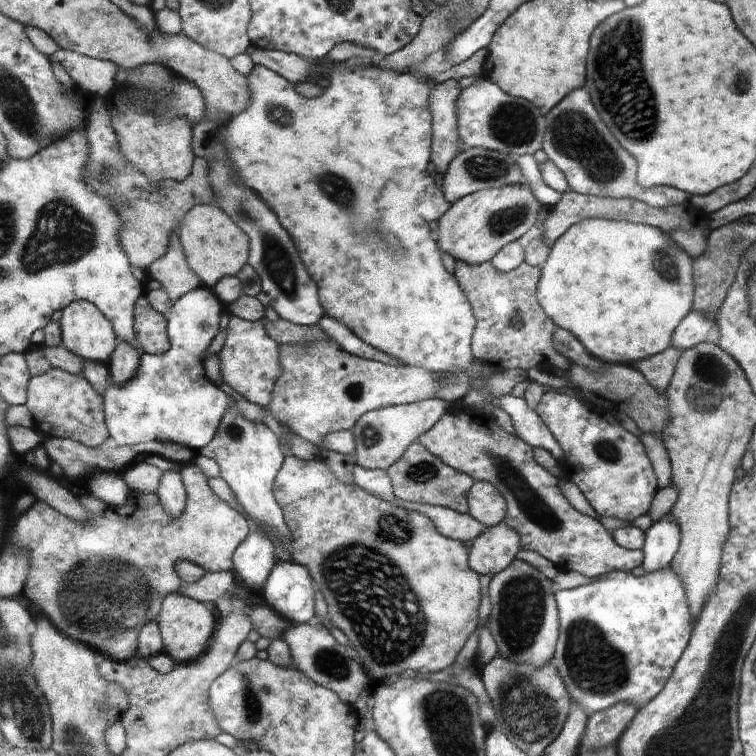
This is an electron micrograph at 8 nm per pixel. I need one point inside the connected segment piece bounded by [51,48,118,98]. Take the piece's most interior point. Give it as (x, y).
(96, 77)

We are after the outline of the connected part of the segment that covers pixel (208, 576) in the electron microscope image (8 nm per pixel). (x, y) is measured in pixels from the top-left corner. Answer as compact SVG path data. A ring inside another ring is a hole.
M232 570L217 573L208 571L197 583L186 585L182 582L181 590L186 596L201 603L215 604L220 596L228 592L232 593L237 585L236 576Z

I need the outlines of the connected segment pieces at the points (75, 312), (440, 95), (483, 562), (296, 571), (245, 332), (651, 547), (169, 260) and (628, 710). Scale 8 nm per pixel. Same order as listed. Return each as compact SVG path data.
M77 300L63 310L64 345L86 361L108 365L118 346L114 325L87 300Z
M448 79L433 89L429 109L433 114L433 159L436 171L446 171L450 162L464 150L459 143L456 122L456 99L461 86L456 79Z
M498 523L474 540L469 567L480 576L494 576L510 567L520 550L519 532L510 525Z
M290 559L276 562L259 593L263 602L268 604L274 612L288 622L292 622L292 625L299 625L316 621L314 613L315 590L314 581L306 566Z
M232 316L225 328L226 340L224 347L219 351L221 360L221 375L232 390L236 390L247 401L266 407L270 404L273 388L277 378L282 374L283 366L279 359L279 344L268 336L265 329L265 320L247 321Z
M671 512L655 520L647 530L646 543L641 548L646 573L670 565L680 541L680 527Z
M178 232L172 236L167 254L147 268L148 278L160 282L172 304L187 292L202 285L199 276L192 270L177 236Z
M619 702L606 710L590 713L580 747L597 749L616 743L638 709L635 704Z

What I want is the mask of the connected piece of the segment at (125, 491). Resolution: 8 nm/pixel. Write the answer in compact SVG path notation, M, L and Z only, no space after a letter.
M94 471L89 476L87 490L112 507L123 505L130 492L123 477L112 471Z

